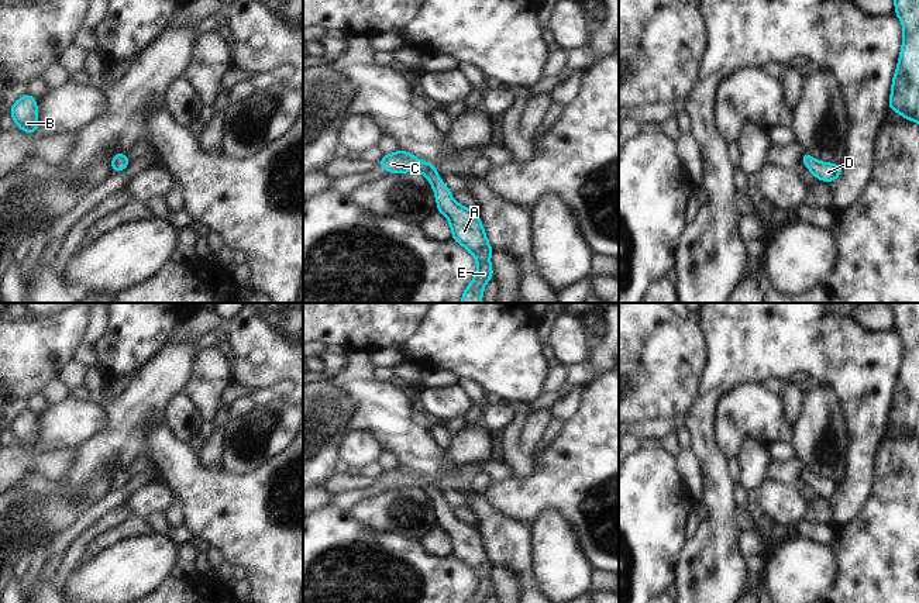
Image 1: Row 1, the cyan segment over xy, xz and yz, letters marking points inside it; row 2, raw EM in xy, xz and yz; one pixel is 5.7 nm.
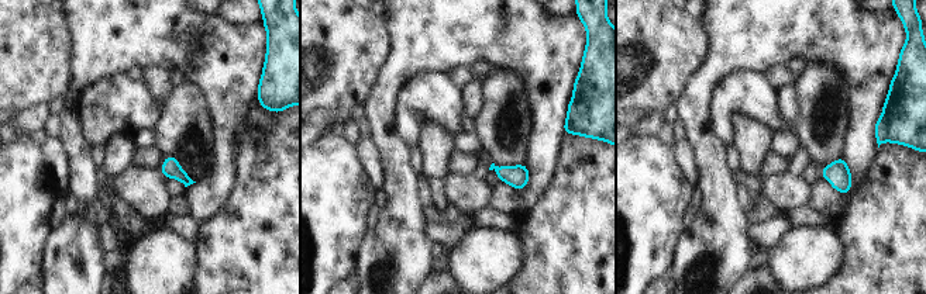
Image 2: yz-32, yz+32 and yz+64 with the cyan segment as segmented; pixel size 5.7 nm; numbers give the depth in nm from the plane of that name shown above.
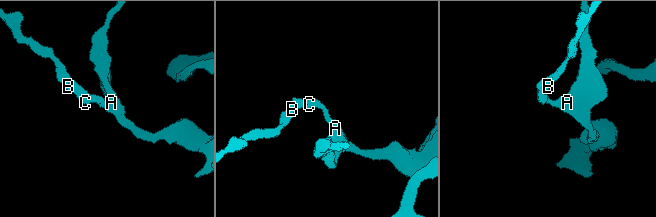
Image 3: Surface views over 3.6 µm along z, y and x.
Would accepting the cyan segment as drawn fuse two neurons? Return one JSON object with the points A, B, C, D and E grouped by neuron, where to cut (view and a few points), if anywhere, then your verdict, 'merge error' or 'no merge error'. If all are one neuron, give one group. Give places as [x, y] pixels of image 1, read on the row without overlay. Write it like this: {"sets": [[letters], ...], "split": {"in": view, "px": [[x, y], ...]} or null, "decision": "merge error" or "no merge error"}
{"sets": [["A", "B", "C", "D", "E"]], "split": null, "decision": "no merge error"}

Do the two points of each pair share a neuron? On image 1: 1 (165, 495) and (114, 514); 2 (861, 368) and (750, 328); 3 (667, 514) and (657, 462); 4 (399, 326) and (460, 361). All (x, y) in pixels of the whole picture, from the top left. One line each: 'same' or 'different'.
1: different
2: same
3: same
4: different

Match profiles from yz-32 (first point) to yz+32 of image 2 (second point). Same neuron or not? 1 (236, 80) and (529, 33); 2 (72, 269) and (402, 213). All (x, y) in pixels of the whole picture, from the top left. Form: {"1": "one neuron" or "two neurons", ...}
{"1": "one neuron", "2": "one neuron"}

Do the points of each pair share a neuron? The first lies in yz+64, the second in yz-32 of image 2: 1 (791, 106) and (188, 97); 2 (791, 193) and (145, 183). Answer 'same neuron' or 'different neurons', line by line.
1: different neurons
2: same neuron

